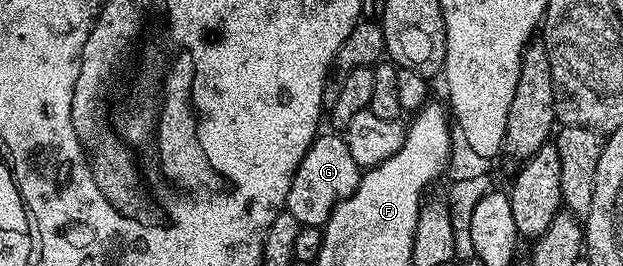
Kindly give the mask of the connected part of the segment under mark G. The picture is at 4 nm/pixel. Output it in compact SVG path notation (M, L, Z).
M334 131L329 132L323 132L314 138L300 167L294 173L292 187L288 187L285 212L291 213L303 226L325 225L330 212L341 201L348 199L348 195L352 195L358 186L360 170L356 159L352 159L352 151L348 151L345 136Z

